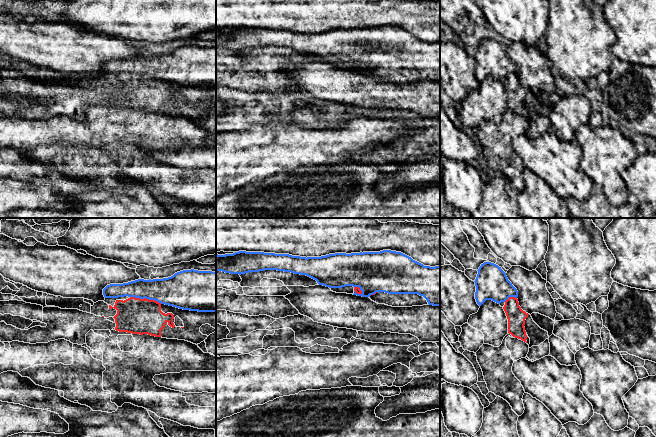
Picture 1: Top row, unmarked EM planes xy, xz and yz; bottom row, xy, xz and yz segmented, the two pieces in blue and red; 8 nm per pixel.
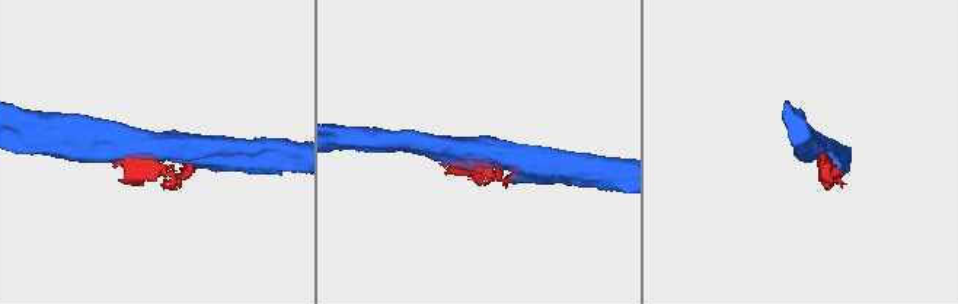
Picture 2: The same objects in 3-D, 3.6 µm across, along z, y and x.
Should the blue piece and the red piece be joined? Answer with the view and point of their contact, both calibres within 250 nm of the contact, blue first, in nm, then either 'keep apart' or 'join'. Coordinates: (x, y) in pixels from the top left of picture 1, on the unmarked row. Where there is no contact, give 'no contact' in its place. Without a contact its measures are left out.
contact xy (146, 74); calibres 240 and 280 nm; keep apart

